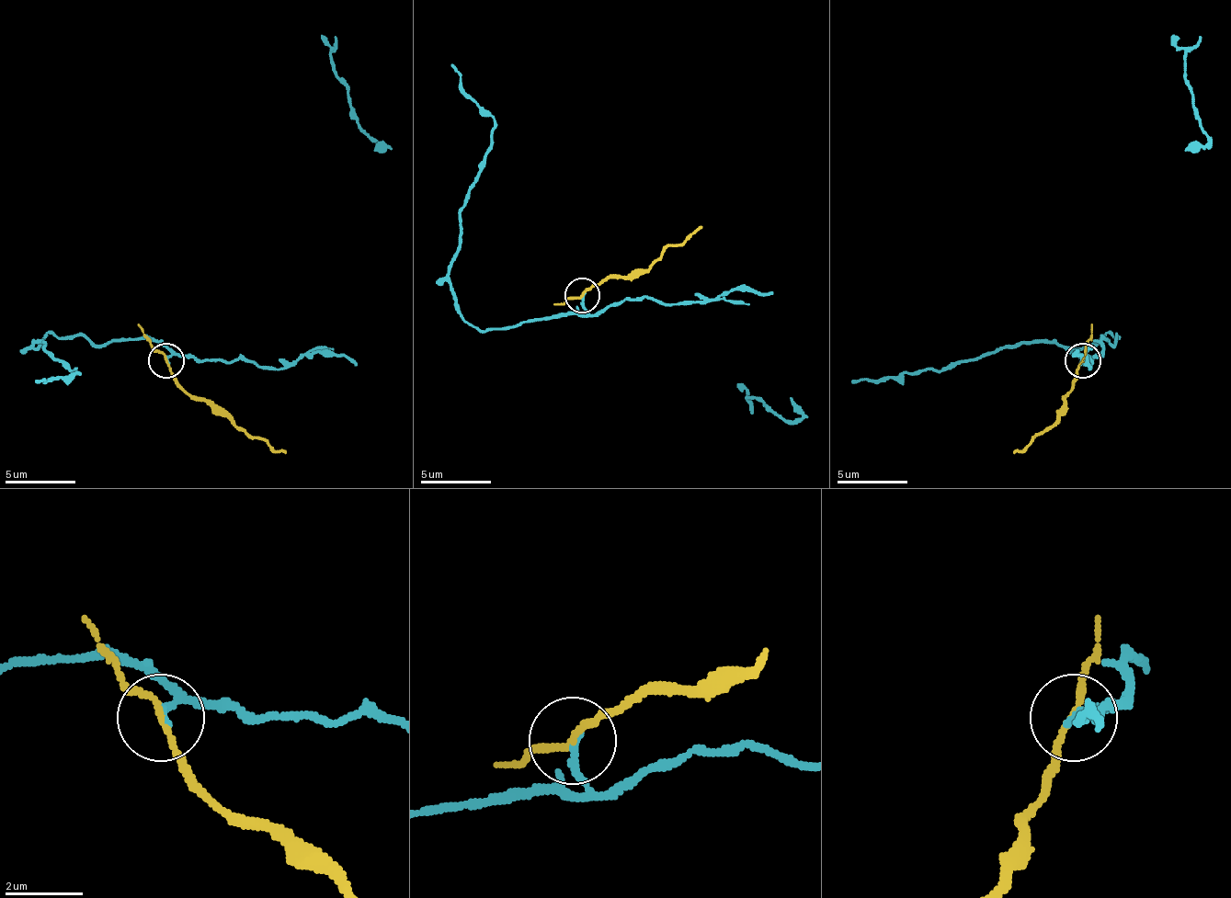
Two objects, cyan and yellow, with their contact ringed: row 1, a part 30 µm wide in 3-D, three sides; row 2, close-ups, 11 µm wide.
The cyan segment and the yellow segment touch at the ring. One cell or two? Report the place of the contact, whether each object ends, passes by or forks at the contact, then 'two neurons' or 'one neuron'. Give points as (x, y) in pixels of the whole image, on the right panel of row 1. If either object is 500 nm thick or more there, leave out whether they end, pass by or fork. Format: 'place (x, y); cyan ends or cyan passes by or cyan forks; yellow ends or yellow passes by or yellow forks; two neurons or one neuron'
place (1083, 360); cyan ends; yellow passes by; two neurons

